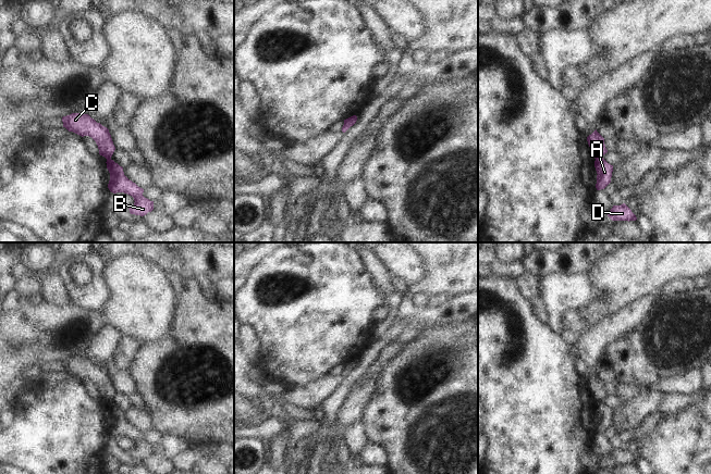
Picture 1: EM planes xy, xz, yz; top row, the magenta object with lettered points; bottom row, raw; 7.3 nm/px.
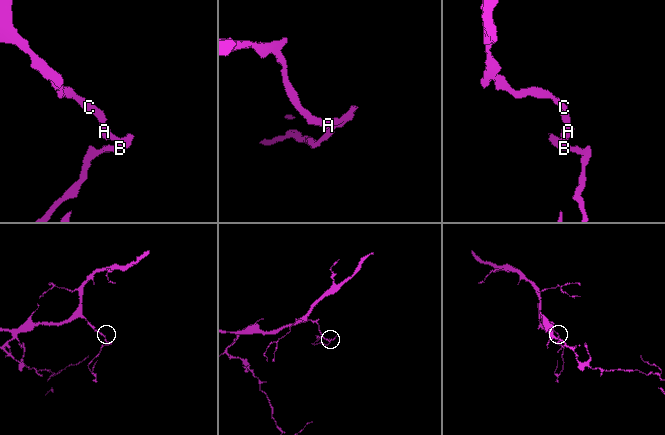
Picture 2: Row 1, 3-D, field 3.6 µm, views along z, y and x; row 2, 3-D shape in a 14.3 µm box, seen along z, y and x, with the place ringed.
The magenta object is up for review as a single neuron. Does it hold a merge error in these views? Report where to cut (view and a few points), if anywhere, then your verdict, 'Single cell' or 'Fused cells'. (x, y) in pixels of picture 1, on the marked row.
Split along yz (601, 157), (596, 159). Fused cells.

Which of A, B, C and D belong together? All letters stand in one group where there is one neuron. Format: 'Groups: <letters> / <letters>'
Groups: A B D / C.

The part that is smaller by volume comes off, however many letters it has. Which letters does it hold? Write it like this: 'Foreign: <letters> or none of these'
Foreign: A, B, D

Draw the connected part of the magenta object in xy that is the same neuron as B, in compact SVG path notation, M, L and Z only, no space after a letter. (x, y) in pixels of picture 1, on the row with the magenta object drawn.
M107 159L107 169L110 173L108 188L111 192L124 192L134 198L134 205L130 208L130 213L144 216L154 210L154 201L143 196L144 189L130 180L120 166L111 159Z

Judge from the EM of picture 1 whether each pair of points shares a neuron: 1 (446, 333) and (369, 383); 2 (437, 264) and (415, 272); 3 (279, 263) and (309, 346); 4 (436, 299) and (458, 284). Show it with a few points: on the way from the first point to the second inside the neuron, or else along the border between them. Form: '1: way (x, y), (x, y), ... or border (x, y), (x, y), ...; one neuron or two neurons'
1: border (378, 374), (376, 388), (367, 402); two neurons
2: border (416, 253), (423, 263), (425, 275), (407, 286); two neurons
3: way (304, 275), (319, 286), (309, 321); one neuron
4: border (428, 295), (446, 294), (450, 297); two neurons

